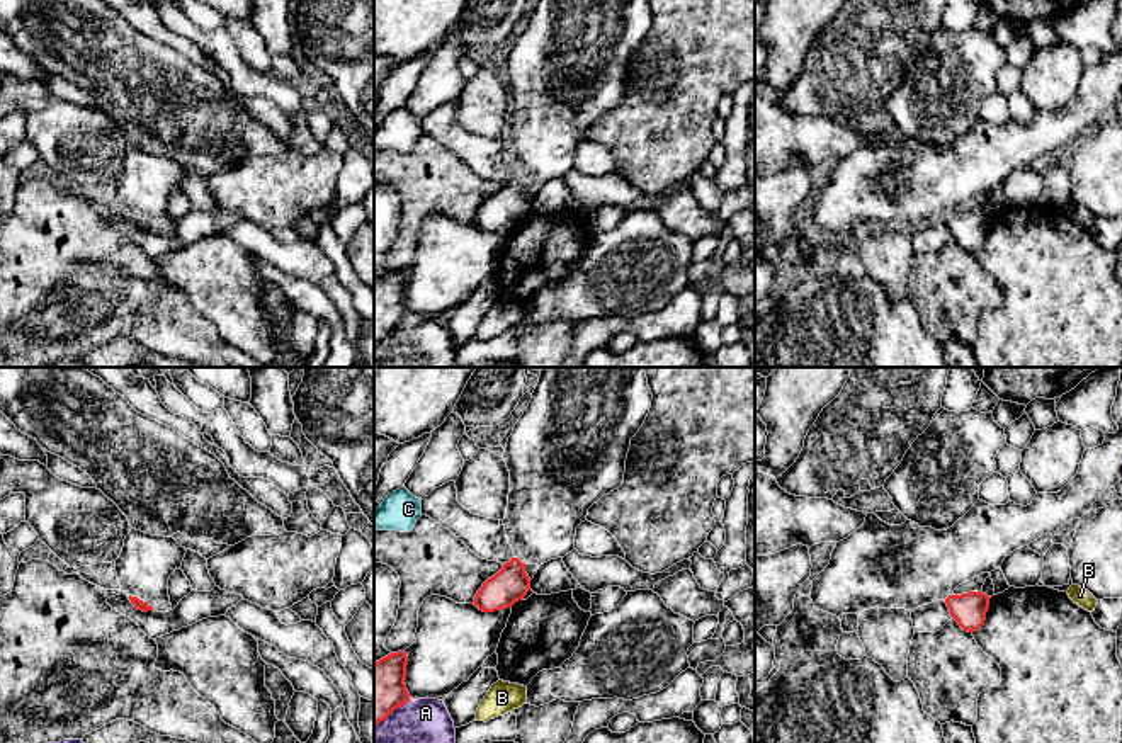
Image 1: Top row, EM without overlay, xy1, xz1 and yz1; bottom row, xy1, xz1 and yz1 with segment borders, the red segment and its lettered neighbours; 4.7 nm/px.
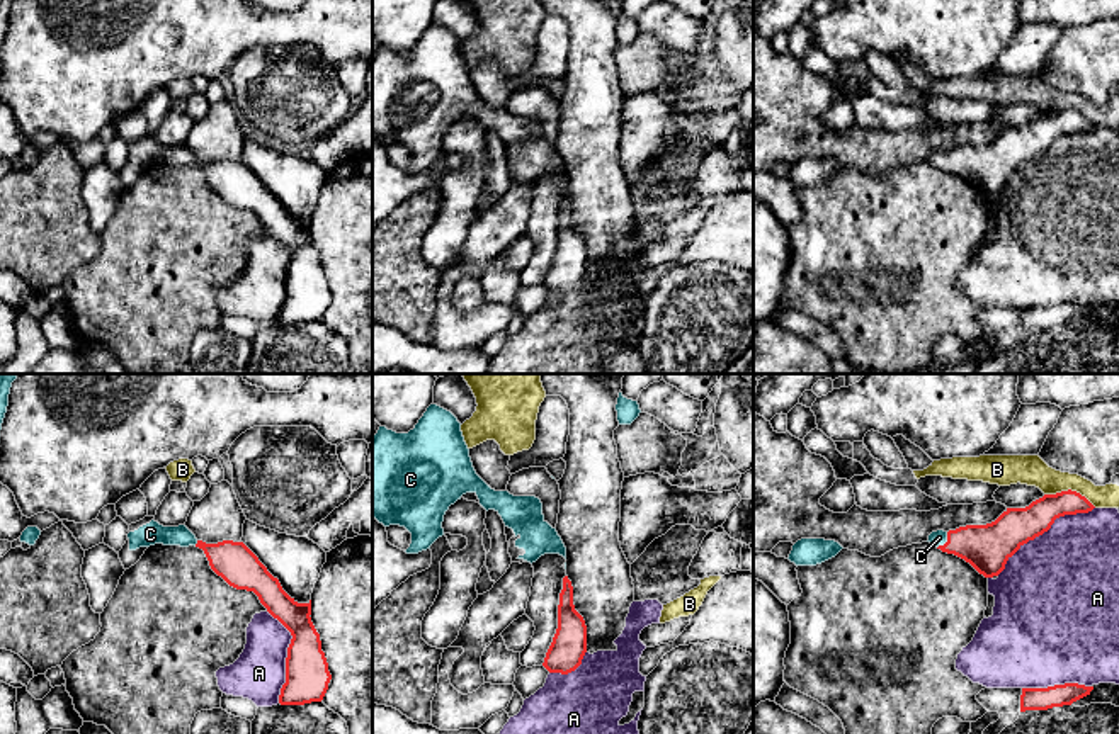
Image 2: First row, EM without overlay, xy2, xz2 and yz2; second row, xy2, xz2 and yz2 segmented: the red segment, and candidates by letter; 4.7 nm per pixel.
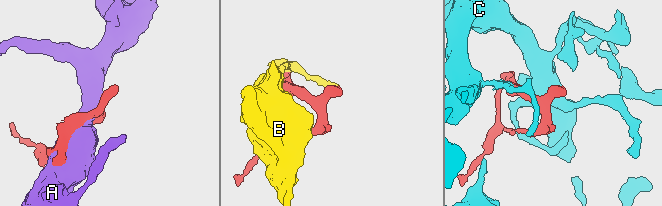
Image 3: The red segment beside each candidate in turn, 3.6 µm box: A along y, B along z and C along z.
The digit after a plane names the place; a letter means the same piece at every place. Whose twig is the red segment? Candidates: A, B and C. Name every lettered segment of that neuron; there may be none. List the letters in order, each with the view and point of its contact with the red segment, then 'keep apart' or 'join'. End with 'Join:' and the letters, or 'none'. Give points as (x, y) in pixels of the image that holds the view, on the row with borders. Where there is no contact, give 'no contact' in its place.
A: yz2 (1045, 530) | keep apart
B: yz2 (1070, 490) | keep apart
C: yz2 (948, 541) | join
Join: C

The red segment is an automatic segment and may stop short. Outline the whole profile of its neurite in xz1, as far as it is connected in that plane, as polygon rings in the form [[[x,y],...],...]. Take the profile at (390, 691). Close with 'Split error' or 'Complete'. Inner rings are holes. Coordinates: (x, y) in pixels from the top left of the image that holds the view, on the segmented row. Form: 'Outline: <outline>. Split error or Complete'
Outline: [[[405,651],[391,653],[374,663],[374,728],[410,699],[406,690]]]. Complete

